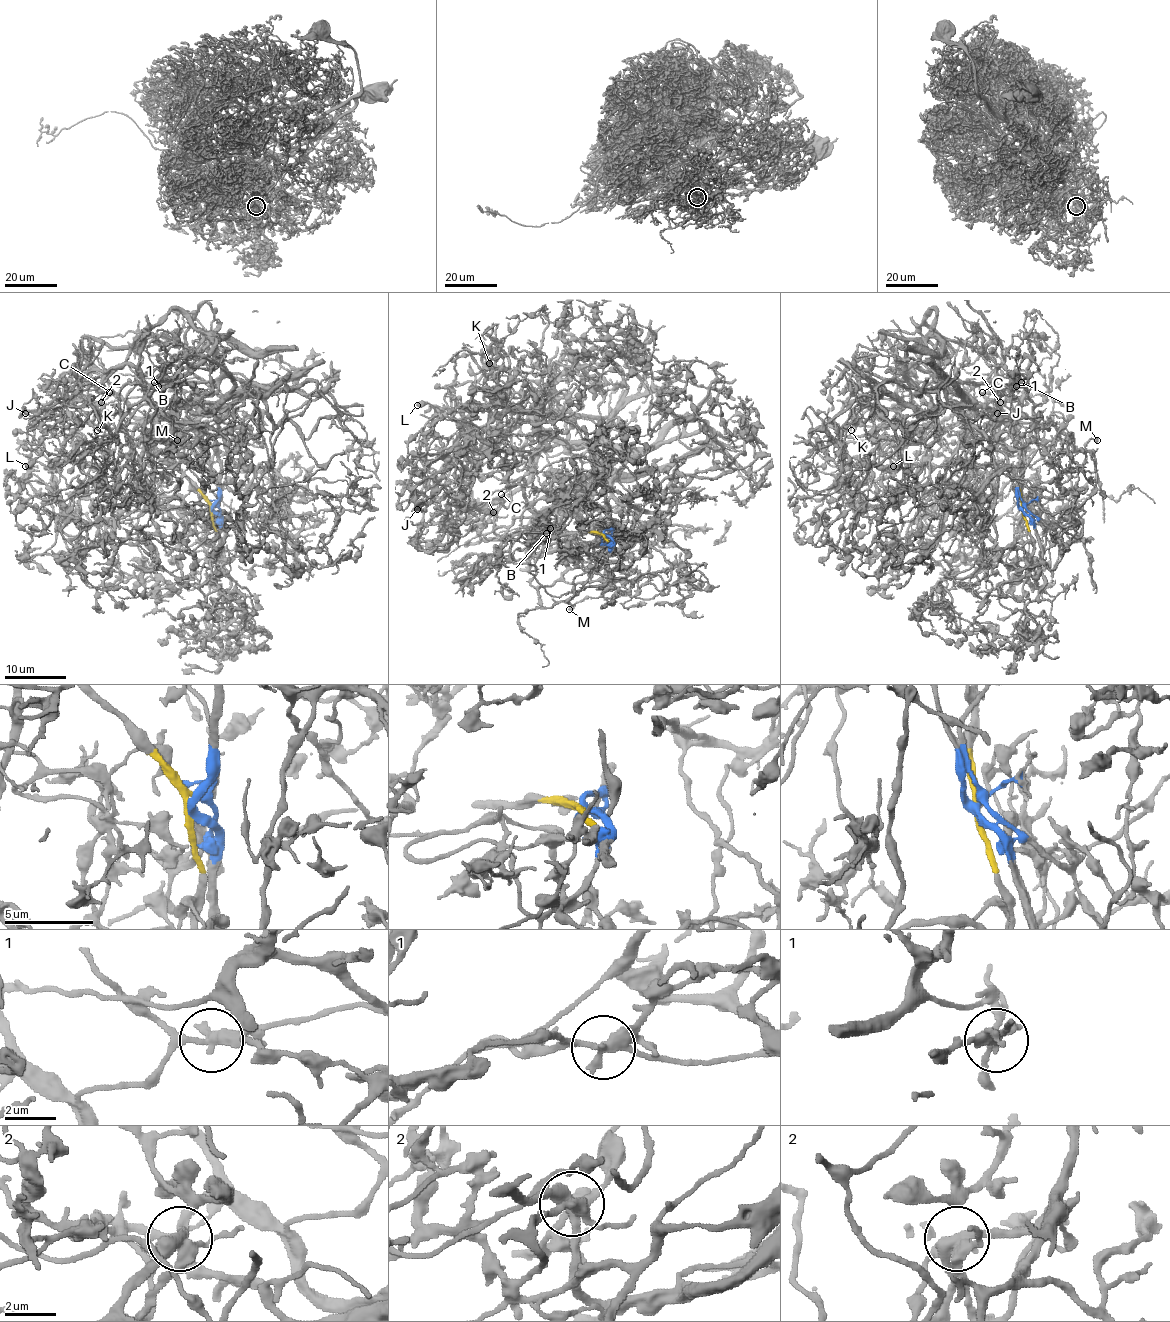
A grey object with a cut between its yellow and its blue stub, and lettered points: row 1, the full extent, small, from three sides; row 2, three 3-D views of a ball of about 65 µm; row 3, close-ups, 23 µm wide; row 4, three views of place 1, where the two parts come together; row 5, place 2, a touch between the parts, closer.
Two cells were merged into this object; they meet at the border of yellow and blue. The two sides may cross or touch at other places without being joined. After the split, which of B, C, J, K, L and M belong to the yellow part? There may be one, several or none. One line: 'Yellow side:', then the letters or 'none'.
Yellow side: C, J, K, L

